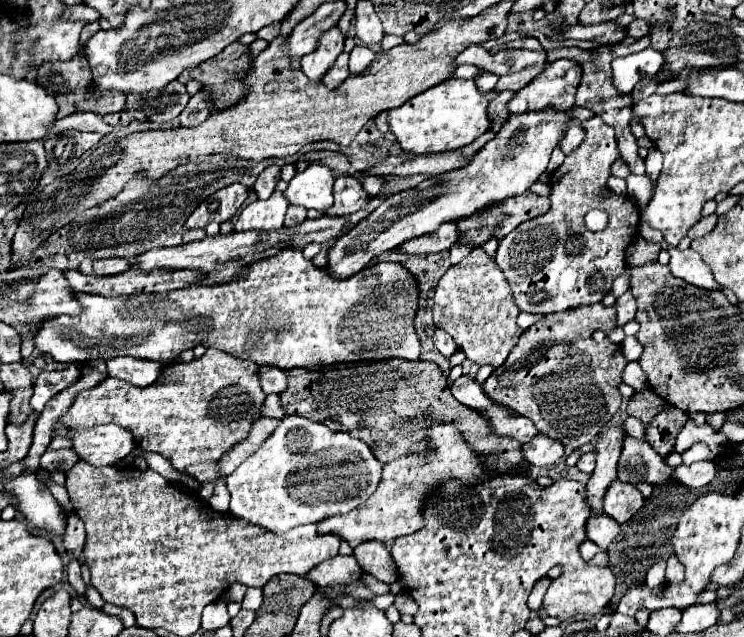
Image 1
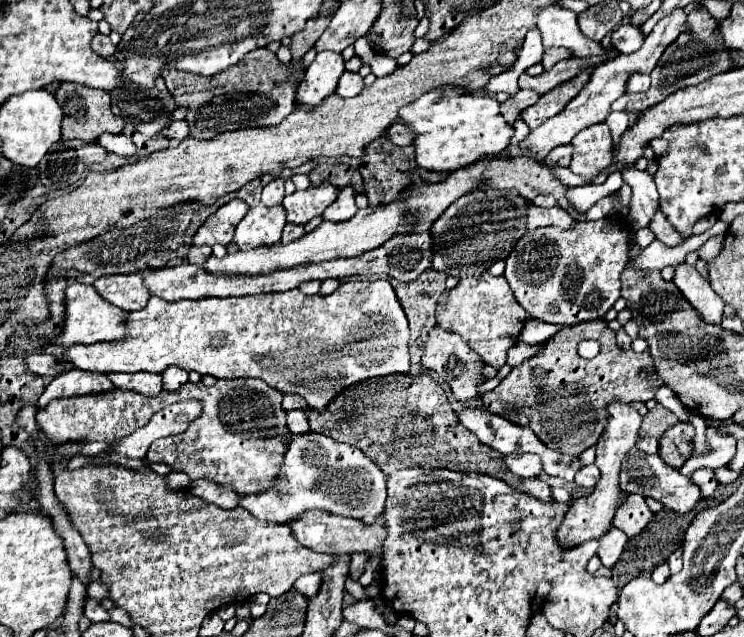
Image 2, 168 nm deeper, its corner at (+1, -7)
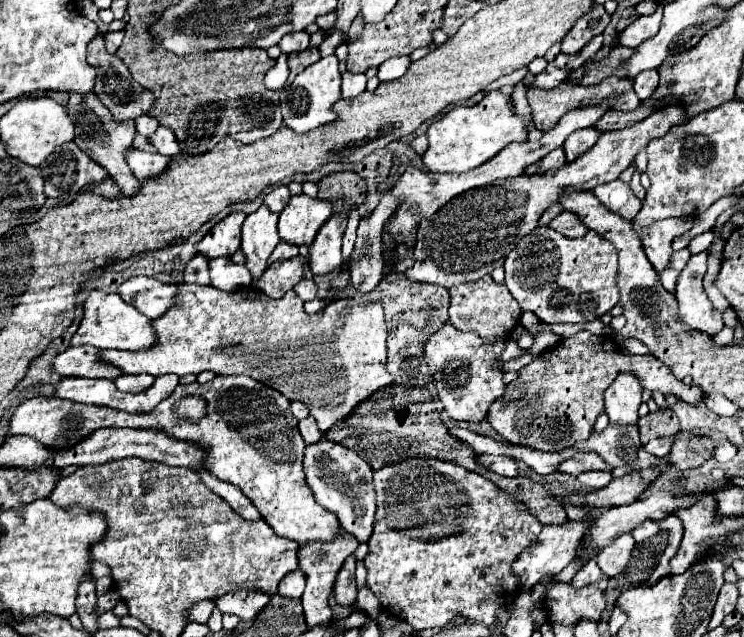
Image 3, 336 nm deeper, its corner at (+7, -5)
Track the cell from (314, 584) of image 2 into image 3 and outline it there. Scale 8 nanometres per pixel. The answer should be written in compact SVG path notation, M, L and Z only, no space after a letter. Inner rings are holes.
M293 571L293 573L285 575L285 579L281 579L277 593L283 595L283 597L301 597L303 587L305 587L303 571Z

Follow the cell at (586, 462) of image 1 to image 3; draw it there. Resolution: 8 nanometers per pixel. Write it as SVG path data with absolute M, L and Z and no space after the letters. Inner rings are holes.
M587 471L587 473L581 473L577 477L577 481L583 485L583 487L589 487L589 489L601 489L605 487L609 481L611 481L611 473L609 471Z

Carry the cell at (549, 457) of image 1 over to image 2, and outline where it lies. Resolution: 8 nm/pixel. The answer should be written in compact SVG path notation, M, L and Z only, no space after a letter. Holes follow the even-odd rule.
M509 453L505 455L505 465L511 473L515 473L517 477L535 477L541 473L541 461L539 457L531 455L531 453L525 453L525 455L519 455L519 453Z

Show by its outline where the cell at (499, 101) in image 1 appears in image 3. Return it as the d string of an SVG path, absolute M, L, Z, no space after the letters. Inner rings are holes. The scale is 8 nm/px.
M549 63L545 67L545 71L541 71L541 73L535 75L535 79L527 85L527 89L553 89L561 81L565 81L567 77L569 77L567 71L563 71L563 69L559 69L559 67L555 67L555 65Z

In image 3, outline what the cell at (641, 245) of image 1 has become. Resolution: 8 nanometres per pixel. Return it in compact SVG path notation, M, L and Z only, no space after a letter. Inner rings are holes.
M681 249L681 251L673 251L673 253L671 253L671 259L669 259L669 267L673 267L673 269L681 271L681 269L685 267L685 263L687 263L687 259L689 259L689 257L691 257L689 249Z

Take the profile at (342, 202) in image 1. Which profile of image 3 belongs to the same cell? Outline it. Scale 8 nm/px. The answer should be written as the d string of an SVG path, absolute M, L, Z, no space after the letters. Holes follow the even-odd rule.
M337 211L331 215L329 223L317 231L317 239L313 239L313 247L309 247L311 271L315 275L329 273L343 263L341 257L341 239L347 227L347 213Z

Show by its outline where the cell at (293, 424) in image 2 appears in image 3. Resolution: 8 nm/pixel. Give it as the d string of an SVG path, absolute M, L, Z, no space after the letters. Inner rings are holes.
M311 415L299 421L299 431L301 431L305 443L317 443L321 439L321 431L319 431L319 427Z

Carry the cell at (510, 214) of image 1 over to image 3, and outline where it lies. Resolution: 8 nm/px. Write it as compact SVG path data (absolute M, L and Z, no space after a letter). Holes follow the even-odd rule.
M561 211L557 217L553 217L549 227L553 227L565 237L583 237L587 233L587 227L583 225L583 221L569 211Z

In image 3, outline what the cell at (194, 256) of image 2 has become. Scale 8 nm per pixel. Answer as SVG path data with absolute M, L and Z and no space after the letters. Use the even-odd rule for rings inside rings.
M197 253L197 257L193 257L185 271L183 271L183 281L185 283L201 283L201 285L209 285L209 265L207 265L207 257L203 257L201 253Z

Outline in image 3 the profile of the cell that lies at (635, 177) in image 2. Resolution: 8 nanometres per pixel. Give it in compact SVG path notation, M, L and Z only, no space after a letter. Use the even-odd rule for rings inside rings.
M667 219L667 221L657 221L643 227L641 243L647 253L647 259L657 271L669 267L667 263L673 253L671 249L673 237L687 233L693 227L693 223L695 223L693 219Z

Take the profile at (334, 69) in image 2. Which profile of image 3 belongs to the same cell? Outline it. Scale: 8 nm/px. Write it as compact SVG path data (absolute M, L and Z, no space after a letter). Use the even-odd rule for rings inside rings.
M335 55L319 59L317 63L301 71L295 77L295 81L281 93L281 113L287 127L291 127L297 133L305 133L335 119L331 105L341 99L341 73L337 69L337 63L339 61Z

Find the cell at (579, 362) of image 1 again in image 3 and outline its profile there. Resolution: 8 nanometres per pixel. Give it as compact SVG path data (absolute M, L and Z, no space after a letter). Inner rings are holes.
M579 331L519 369L519 377L507 385L505 395L489 407L487 419L493 429L513 445L551 453L569 449L593 433L595 419L603 413L603 393L619 373L633 373L641 387L651 393L675 393L687 403L703 399L699 387L675 379L653 355L627 355L611 337Z

